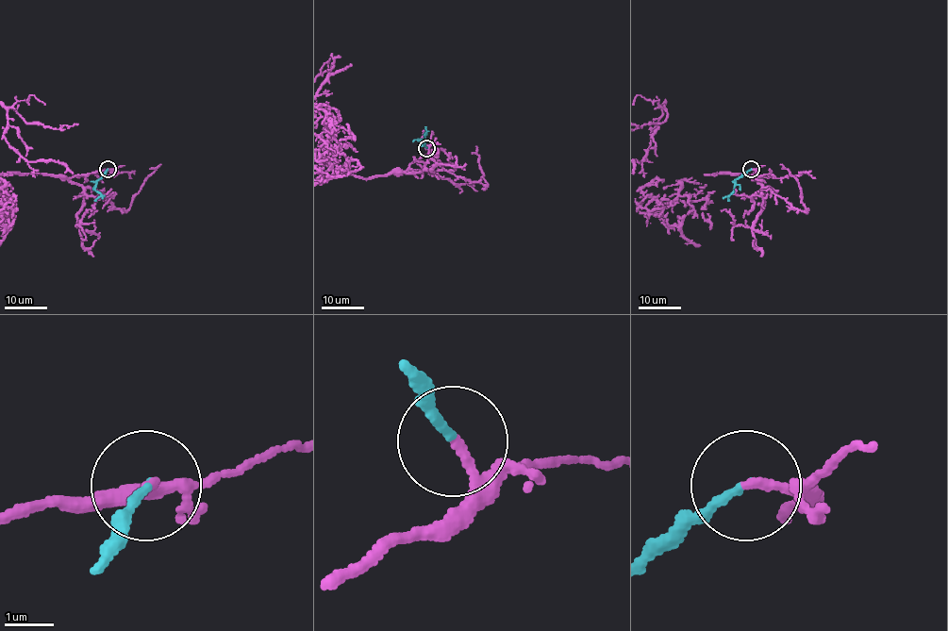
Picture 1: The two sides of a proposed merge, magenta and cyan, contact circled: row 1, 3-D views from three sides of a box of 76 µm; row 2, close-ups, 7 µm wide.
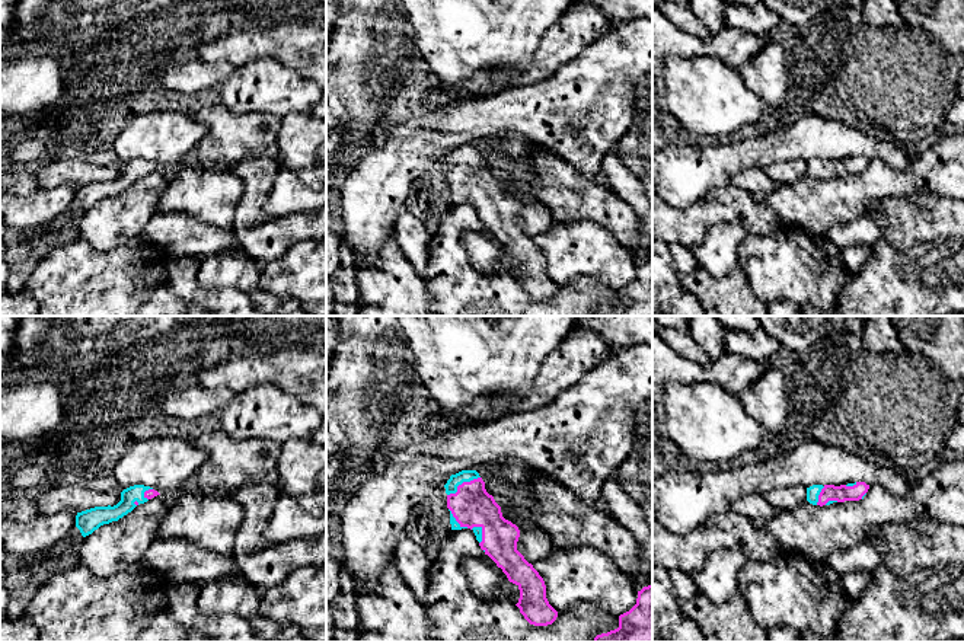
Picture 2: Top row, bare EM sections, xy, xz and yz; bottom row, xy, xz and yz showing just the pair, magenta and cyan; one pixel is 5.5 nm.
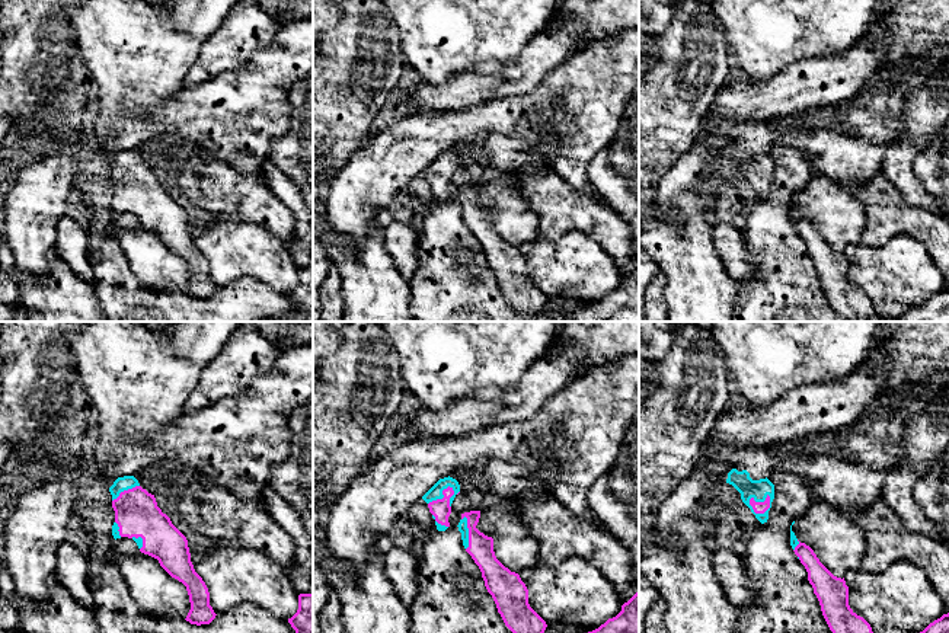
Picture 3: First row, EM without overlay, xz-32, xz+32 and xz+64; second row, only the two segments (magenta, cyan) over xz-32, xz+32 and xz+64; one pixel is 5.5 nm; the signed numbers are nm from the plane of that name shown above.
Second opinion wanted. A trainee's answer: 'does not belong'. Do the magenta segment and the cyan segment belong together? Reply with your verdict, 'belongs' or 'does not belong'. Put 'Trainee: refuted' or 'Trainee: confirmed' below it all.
belongs
Trainee: refuted

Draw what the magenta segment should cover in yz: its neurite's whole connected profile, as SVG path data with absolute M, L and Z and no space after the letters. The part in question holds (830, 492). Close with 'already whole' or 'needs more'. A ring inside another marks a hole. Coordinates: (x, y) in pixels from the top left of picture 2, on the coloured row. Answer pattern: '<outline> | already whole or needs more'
M865 482L848 485L813 485L807 488L807 501L813 505L830 505L833 502L859 501L864 499L869 489Z | needs more

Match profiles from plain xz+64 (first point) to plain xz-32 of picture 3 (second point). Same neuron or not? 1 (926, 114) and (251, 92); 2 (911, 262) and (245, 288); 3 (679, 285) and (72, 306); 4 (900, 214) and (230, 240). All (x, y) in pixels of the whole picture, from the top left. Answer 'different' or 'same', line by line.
1: same
2: different
3: same
4: different

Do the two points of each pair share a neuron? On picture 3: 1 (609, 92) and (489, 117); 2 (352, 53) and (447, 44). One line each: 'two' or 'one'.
1: one
2: two

